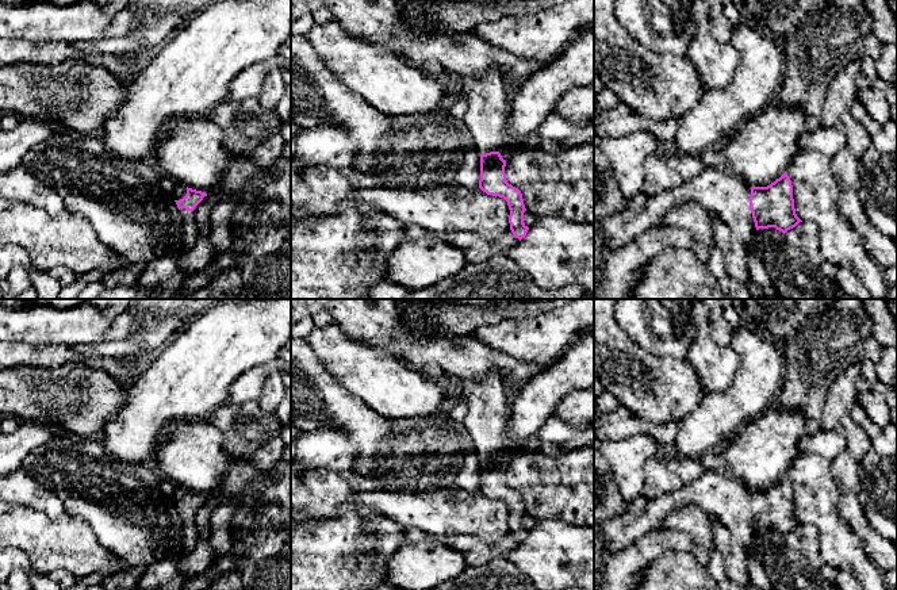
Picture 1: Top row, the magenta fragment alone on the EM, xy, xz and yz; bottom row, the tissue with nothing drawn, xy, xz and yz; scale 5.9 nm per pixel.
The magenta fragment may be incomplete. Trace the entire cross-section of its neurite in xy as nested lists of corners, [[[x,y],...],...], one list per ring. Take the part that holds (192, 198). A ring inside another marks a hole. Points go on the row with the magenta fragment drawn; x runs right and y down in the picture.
[[[177,184],[173,199],[183,218],[183,240],[187,249],[191,249],[199,238],[198,208],[210,202],[210,195],[202,191]]]

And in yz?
[[[705,168],[691,180],[682,181],[678,187],[653,198],[647,198],[640,192],[628,199],[621,212],[599,221],[597,230],[599,242],[606,249],[618,249],[640,237],[644,231],[662,225],[663,217],[671,208],[687,202],[695,202],[710,214],[716,214],[748,248],[751,248],[754,234],[759,229],[775,227],[785,234],[802,222],[796,214],[793,185],[786,172],[767,187],[750,187],[728,168]]]

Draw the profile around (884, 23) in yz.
[[[863,0],[871,19],[873,34],[882,43],[897,45],[897,19],[890,9],[888,0]]]

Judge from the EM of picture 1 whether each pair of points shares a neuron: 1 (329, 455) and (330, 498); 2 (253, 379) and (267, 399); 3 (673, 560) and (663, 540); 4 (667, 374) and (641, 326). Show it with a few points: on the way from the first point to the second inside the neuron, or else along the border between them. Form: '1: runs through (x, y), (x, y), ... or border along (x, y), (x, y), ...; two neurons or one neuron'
1: border along (348, 466), (340, 470), (305, 468); two neurons
2: border along (276, 370), (265, 380), (257, 401); two neurons
3: border along (690, 550), (666, 551), (643, 570); two neurons
4: border along (631, 337), (658, 355), (686, 357); two neurons

